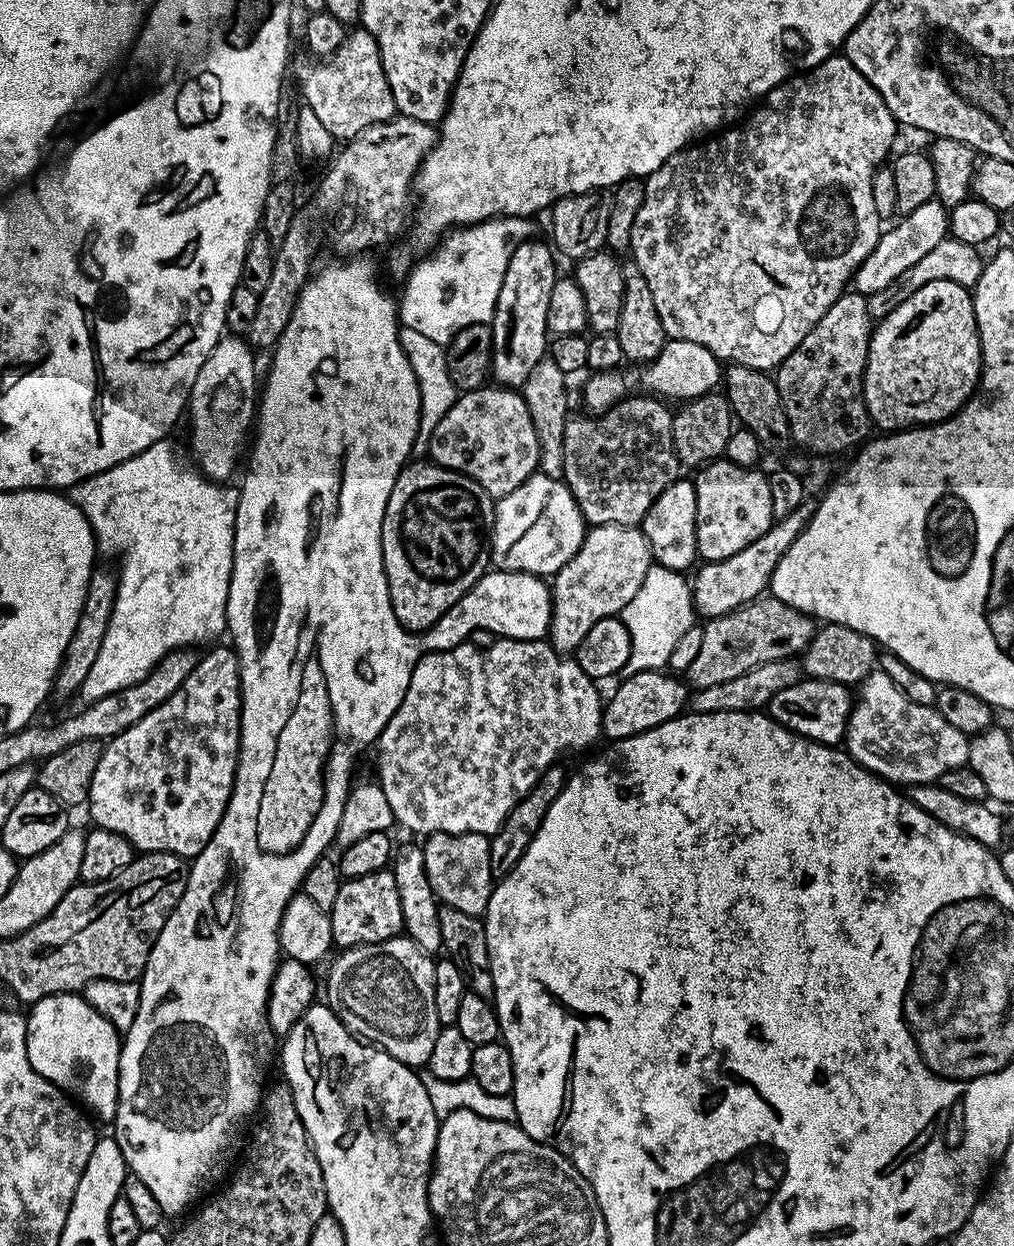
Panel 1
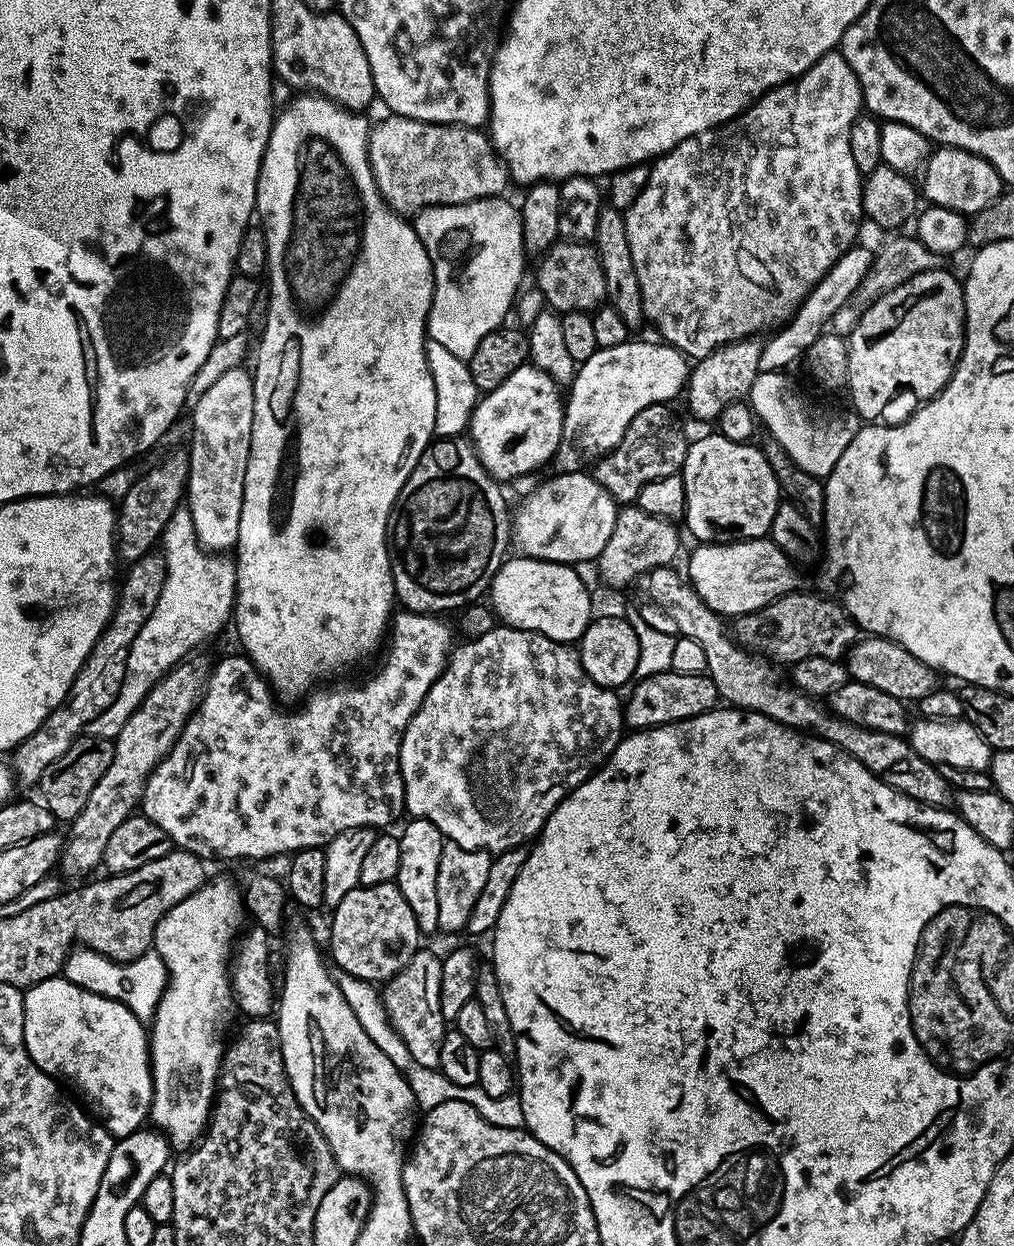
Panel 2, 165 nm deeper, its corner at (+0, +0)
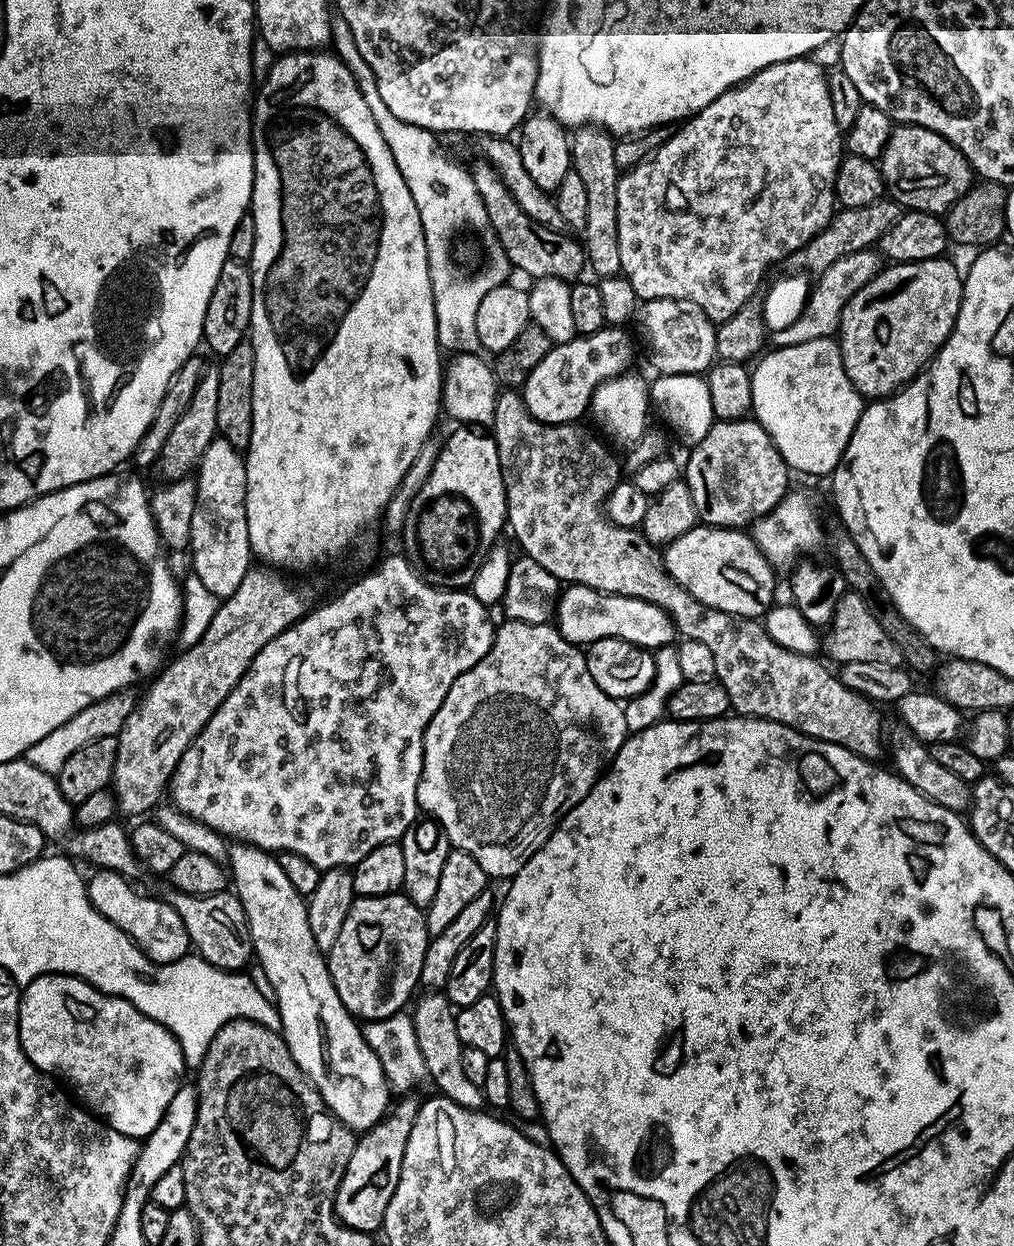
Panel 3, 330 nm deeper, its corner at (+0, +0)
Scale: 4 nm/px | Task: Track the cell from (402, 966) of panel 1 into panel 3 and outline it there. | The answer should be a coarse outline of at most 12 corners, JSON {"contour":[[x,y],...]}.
{"contour":[[428,990],[410,1015],[430,1080],[463,1108],[485,1107],[462,1071],[456,1012]]}

